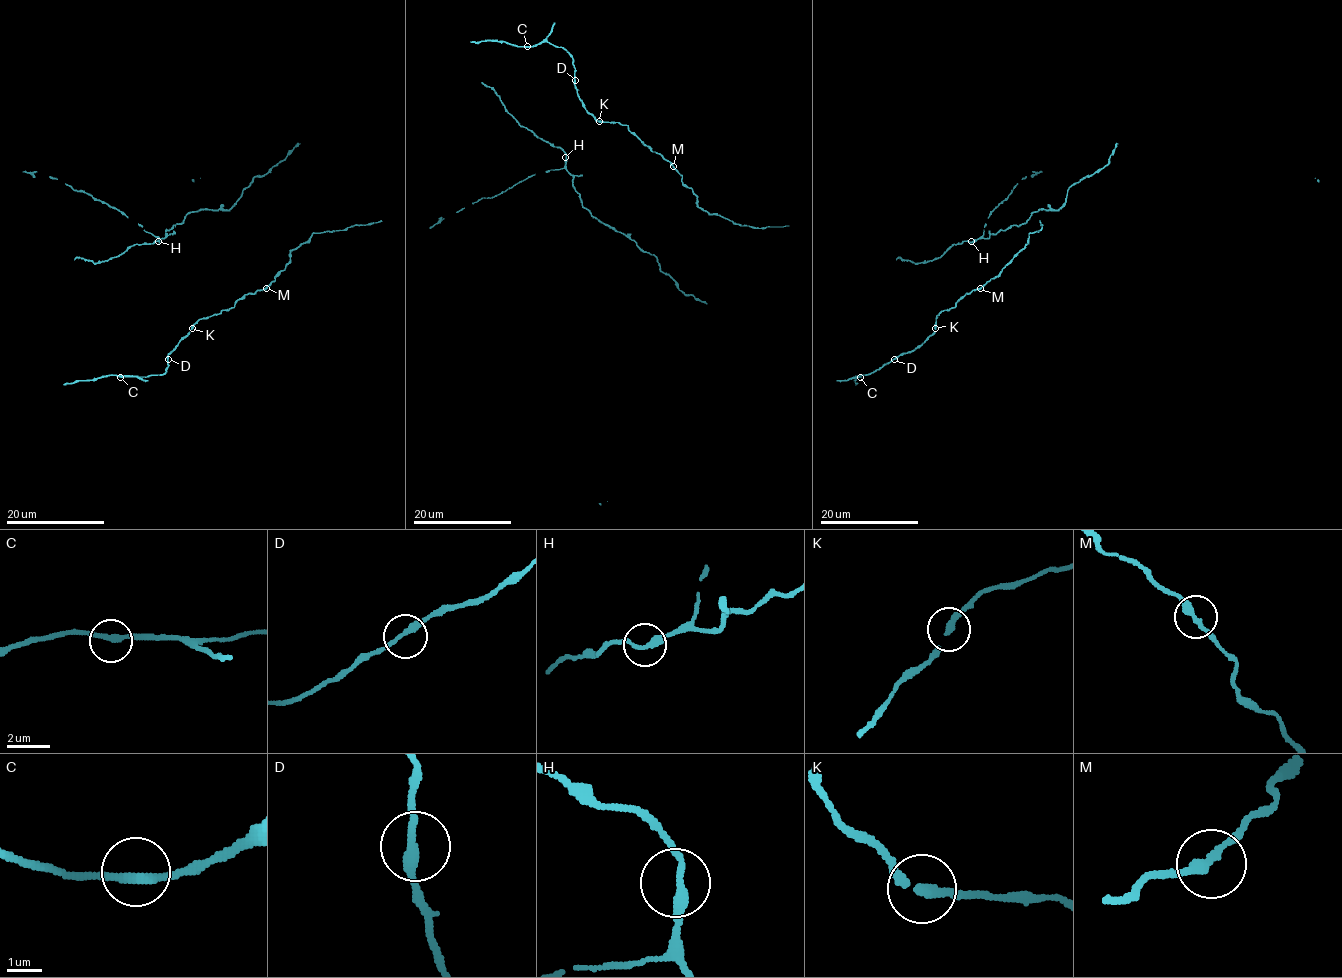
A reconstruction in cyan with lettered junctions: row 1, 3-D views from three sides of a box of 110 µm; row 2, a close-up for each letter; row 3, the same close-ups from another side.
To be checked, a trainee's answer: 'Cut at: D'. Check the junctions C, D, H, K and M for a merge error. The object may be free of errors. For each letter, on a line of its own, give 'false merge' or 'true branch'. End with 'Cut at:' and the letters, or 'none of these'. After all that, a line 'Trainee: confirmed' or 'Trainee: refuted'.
C: true branch
D: true branch
H: true branch
K: true branch
M: true branch
Cut at: none of these
Trainee: refuted

